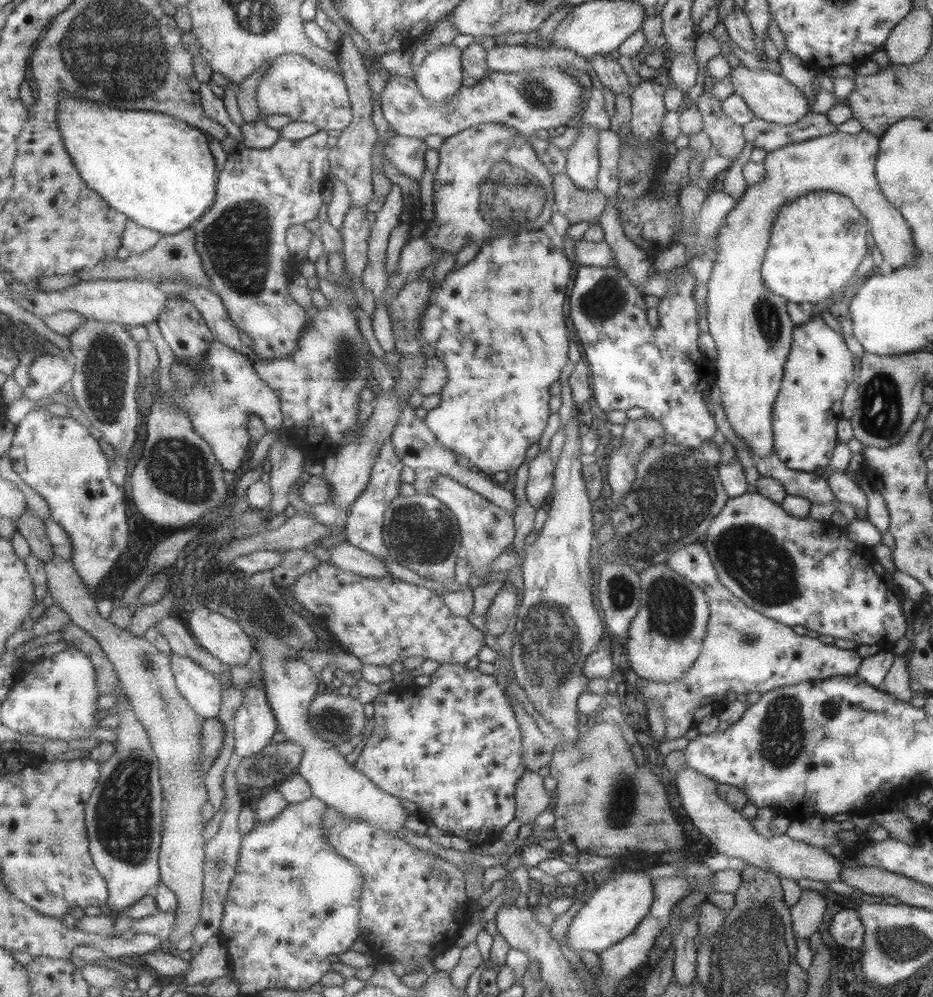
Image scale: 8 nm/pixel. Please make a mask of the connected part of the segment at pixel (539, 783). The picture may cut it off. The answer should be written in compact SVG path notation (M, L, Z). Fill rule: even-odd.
M527 769L518 782L515 789L517 800L516 818L521 823L533 823L541 815L541 812L549 809L552 794L543 787L543 776L539 776L537 771Z

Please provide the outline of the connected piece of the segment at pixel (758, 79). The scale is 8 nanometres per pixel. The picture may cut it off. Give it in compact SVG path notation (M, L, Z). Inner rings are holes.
M740 63L738 66L732 66L728 76L731 77L734 93L740 94L748 109L761 120L787 126L797 122L810 111L809 103L802 92L780 74L763 70L761 67L749 70Z

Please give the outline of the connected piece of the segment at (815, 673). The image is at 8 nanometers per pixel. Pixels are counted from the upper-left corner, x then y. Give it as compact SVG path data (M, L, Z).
M702 542L686 544L670 554L665 563L708 596L710 615L699 656L681 678L663 683L645 678L636 680L636 687L644 700L657 701L662 706L666 740L675 739L687 730L696 728L696 724L705 716L717 715L725 705L723 697L726 692L738 695L757 691L762 695L776 686L856 674L862 659L857 655L856 648L841 649L823 644L817 638L797 635L791 631L791 627L749 609L735 598L717 578Z

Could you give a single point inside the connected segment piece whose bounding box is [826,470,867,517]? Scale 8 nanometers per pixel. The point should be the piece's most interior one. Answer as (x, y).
(844, 489)

